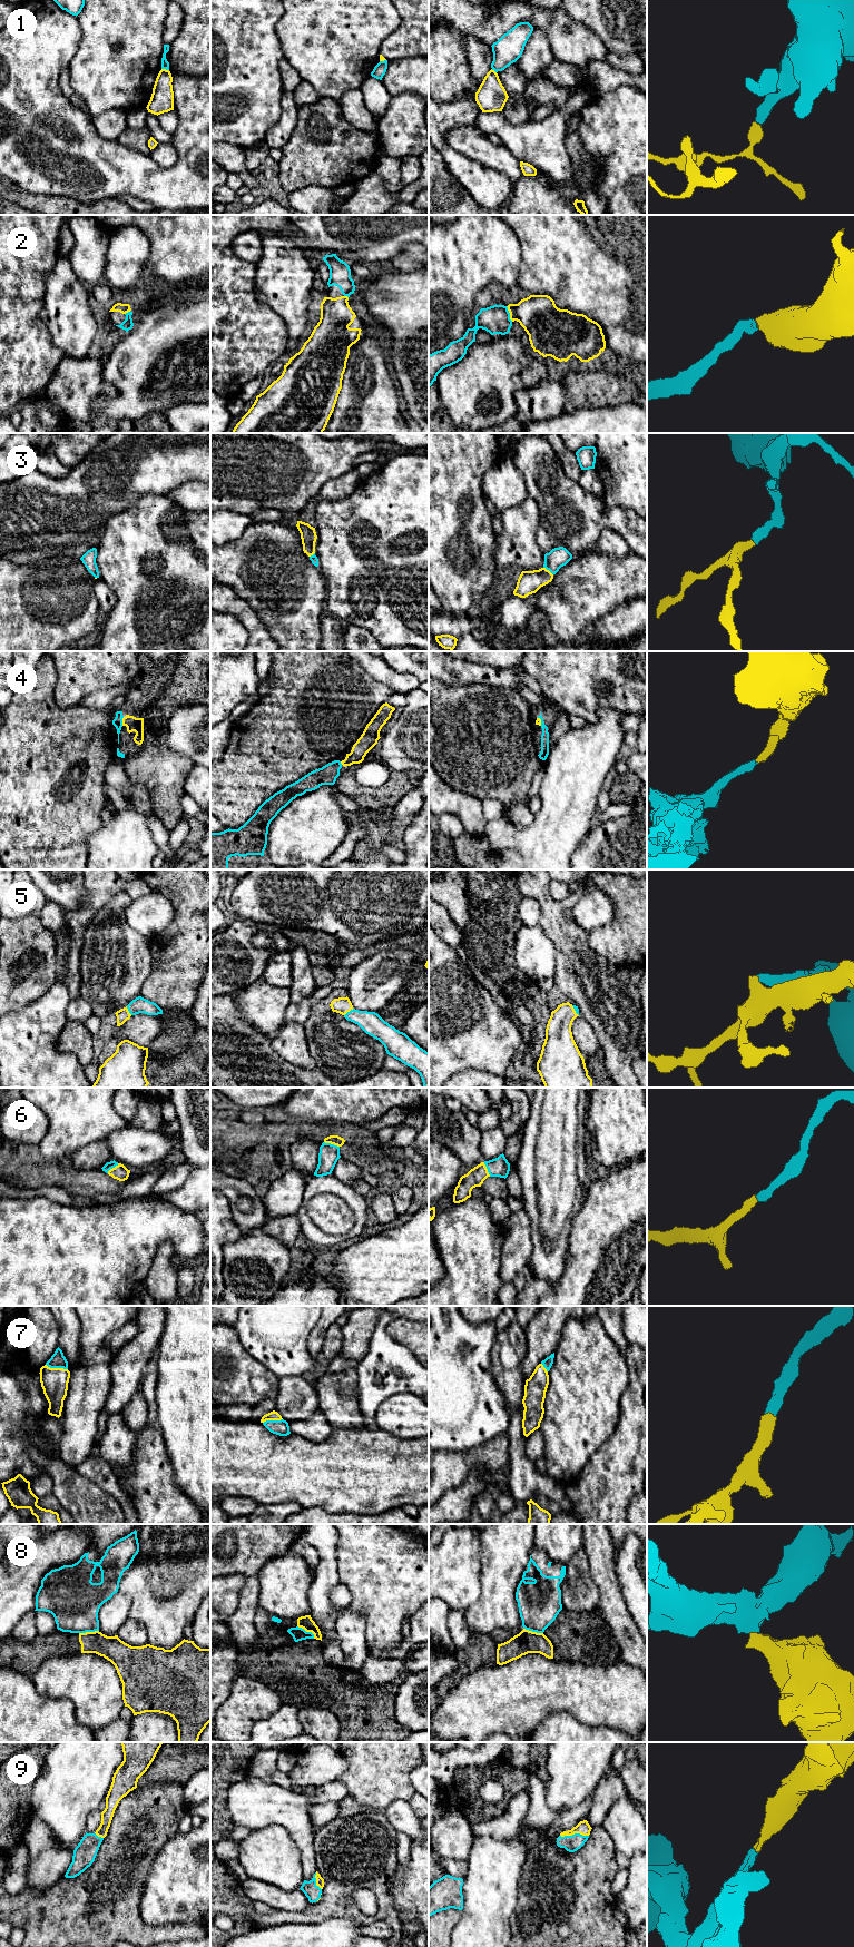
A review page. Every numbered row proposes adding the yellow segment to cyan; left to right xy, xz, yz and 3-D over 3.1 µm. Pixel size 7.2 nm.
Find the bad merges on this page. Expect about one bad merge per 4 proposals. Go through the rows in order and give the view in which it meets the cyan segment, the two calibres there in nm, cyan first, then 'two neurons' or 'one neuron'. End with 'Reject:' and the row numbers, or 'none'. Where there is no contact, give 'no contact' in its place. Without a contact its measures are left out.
1: xy | 60/170 nm | two neurons
2: yz | 200/280 nm | one neuron
3: yz | 140/170 nm | one neuron
4: xy | 70/110 nm | one neuron
5: xz | 160/120 nm | one neuron
6: xz | 150/70 nm | one neuron
7: xy | 110/190 nm | one neuron
8: xz | 90/100 nm | two neurons
9: yz | 120/100 nm | one neuron
Reject: 1, 8

